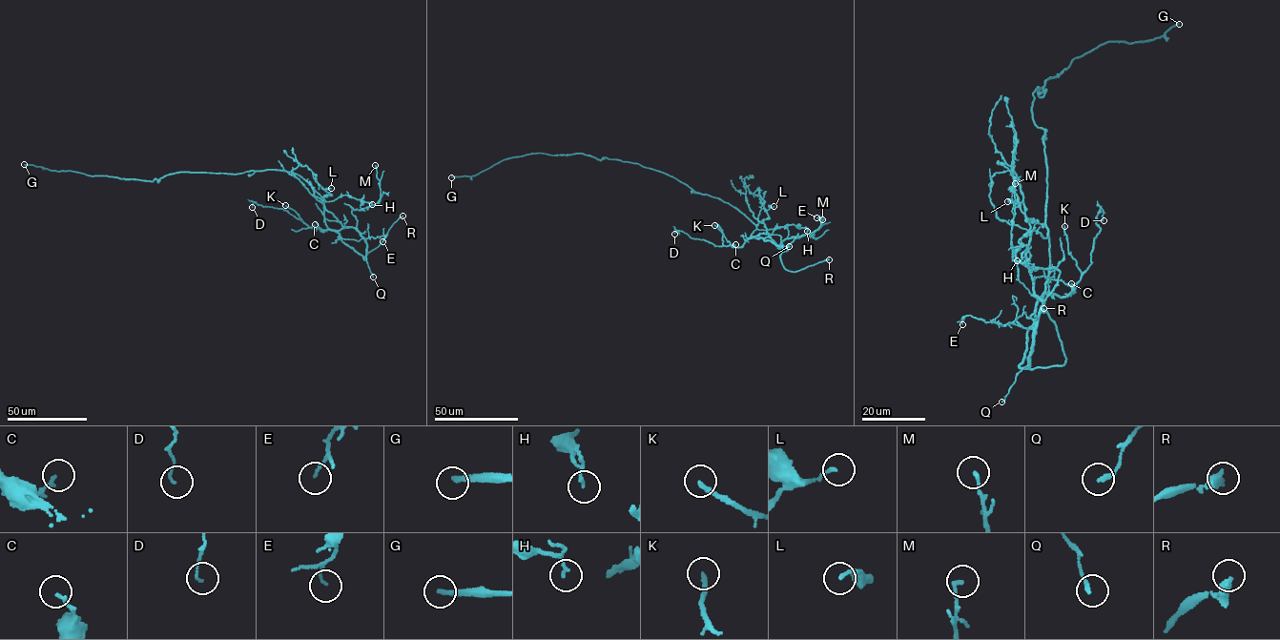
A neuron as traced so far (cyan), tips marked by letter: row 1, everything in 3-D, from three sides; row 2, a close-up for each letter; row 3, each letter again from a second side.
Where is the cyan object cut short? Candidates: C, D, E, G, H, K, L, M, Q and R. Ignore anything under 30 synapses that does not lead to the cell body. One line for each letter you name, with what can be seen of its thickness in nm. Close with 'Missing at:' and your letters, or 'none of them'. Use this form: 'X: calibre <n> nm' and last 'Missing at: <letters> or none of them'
G: calibre 240 nm
Missing at: G

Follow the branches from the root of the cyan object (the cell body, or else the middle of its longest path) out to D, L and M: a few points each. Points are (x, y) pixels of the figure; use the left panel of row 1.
D: (245, 172), (276, 170), (299, 175), (324, 199), (328, 229), (309, 227), (282, 209), (253, 201), (252, 207)
L: (245, 172), (272, 170), (295, 173), (322, 197), (330, 194), (326, 189), (331, 188)
M: (245, 172), (299, 175), (324, 199), (324, 217), (355, 228), (352, 209), (376, 204), (380, 197), (375, 165)

